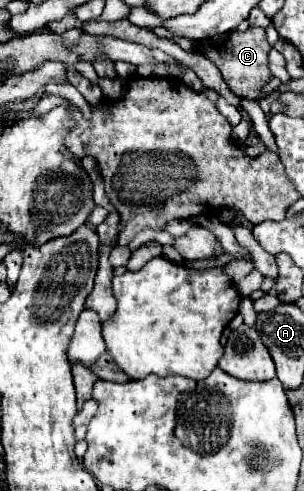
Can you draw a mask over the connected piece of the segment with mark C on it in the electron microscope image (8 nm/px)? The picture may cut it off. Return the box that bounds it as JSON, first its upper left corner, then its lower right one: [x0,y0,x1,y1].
[196,27,272,101]

